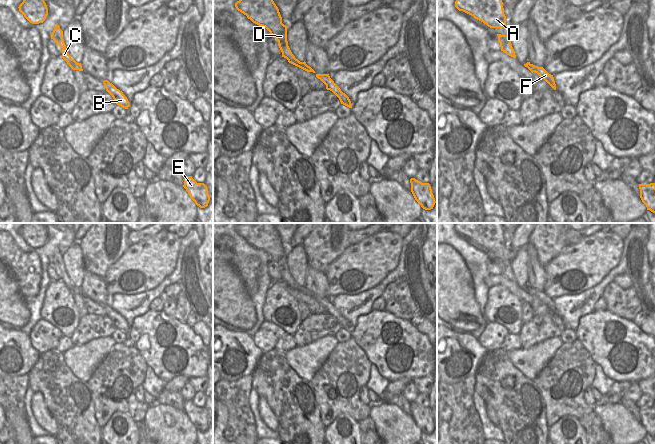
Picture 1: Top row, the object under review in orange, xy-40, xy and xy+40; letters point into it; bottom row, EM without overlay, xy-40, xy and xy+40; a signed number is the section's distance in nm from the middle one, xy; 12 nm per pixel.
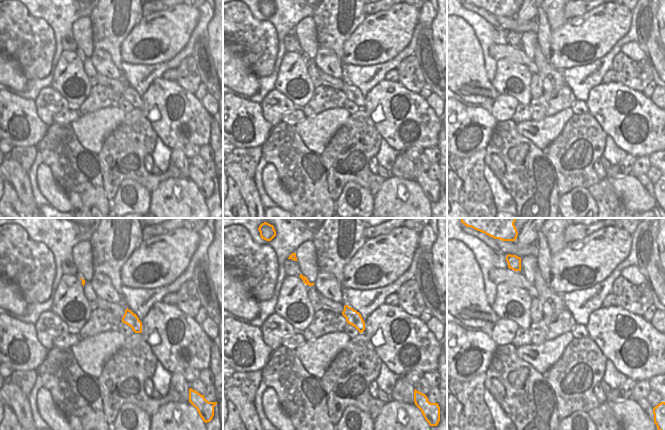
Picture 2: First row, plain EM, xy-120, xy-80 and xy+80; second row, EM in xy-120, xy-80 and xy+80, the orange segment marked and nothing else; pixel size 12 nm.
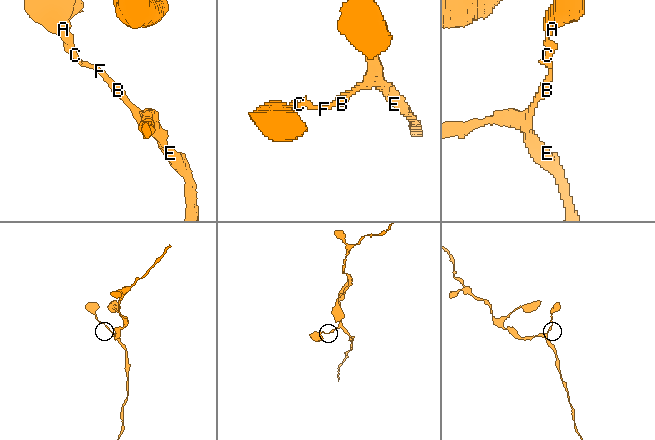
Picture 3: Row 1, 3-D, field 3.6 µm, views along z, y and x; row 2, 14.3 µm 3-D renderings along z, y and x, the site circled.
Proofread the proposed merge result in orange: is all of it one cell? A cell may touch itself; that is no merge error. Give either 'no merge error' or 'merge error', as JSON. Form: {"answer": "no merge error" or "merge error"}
{"answer": "no merge error"}

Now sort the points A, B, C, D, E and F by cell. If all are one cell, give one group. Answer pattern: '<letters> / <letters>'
A B C D E F

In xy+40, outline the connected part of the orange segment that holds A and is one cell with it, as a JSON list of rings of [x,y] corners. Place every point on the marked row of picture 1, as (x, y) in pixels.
[[[456,0],[455,7],[490,28],[503,28],[506,25],[502,0]]]

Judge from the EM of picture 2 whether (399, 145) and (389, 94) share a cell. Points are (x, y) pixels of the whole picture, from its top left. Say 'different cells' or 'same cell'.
same cell

